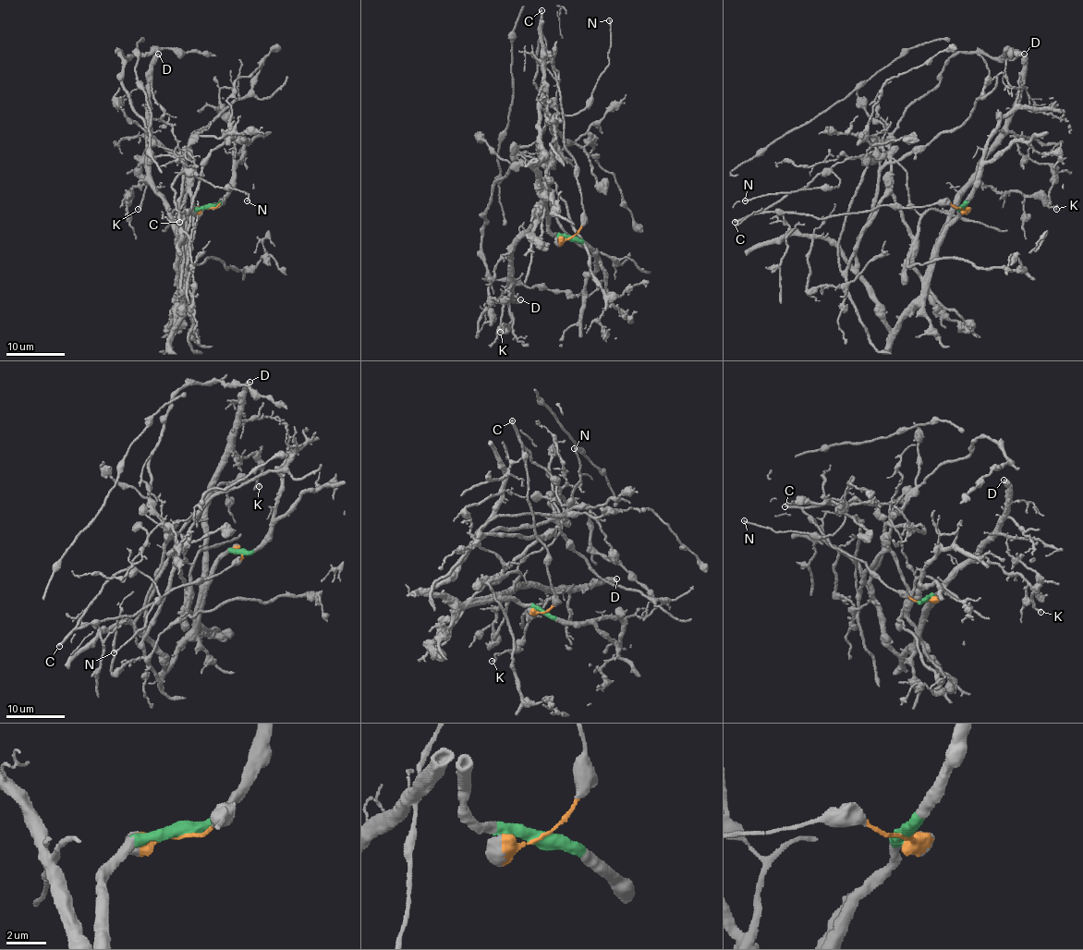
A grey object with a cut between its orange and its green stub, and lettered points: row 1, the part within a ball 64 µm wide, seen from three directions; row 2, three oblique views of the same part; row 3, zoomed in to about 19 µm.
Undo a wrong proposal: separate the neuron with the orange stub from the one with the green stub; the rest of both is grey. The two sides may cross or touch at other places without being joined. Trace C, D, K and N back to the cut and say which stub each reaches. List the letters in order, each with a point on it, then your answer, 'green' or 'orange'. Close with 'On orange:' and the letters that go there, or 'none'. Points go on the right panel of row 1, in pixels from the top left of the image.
C: at (735, 222); orange
D: at (1024, 54); green
K: at (1056, 209); green
N: at (745, 200); orange
On orange: C, N

